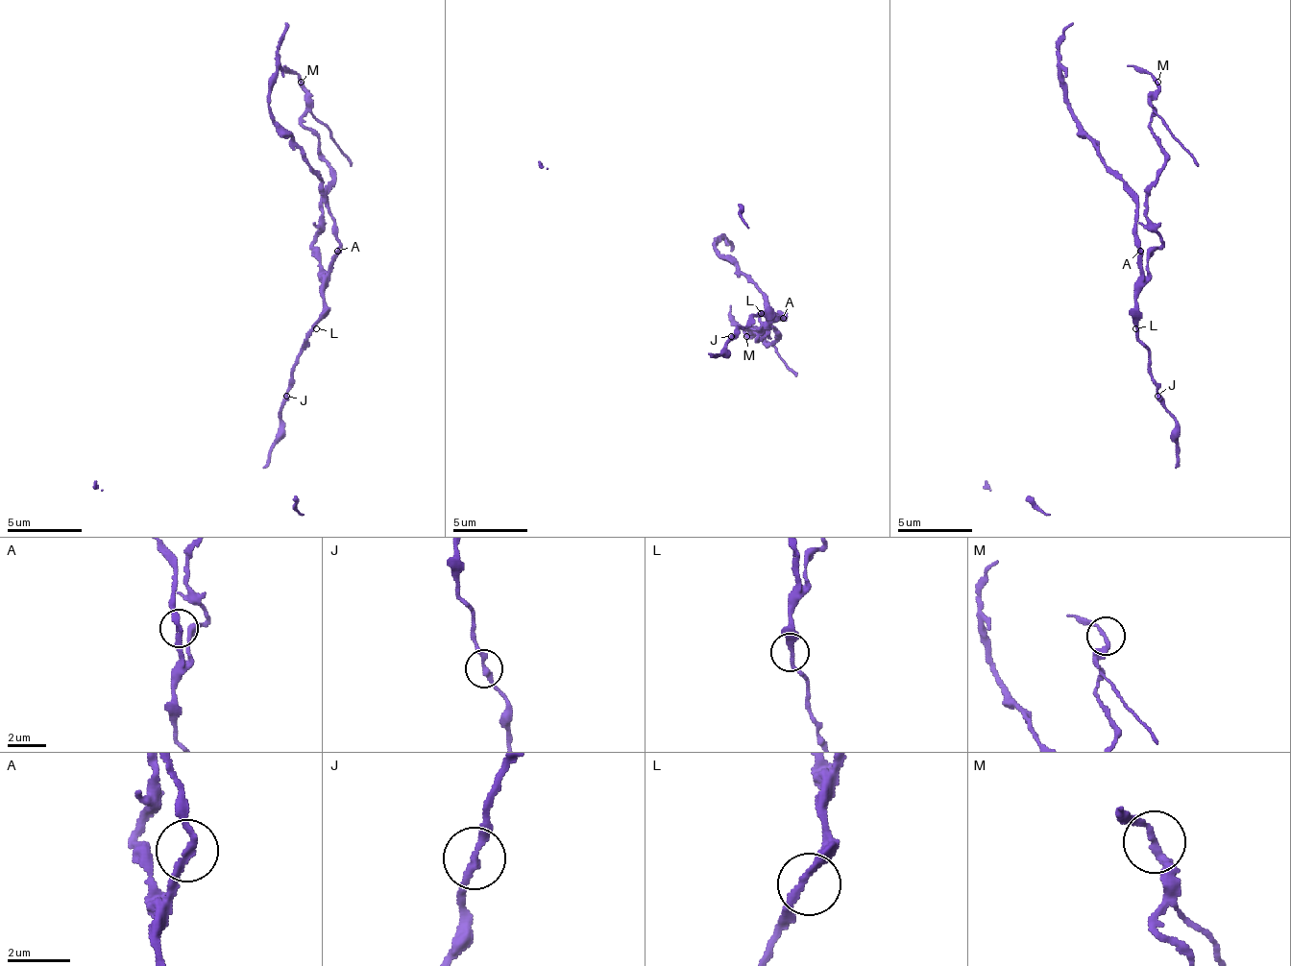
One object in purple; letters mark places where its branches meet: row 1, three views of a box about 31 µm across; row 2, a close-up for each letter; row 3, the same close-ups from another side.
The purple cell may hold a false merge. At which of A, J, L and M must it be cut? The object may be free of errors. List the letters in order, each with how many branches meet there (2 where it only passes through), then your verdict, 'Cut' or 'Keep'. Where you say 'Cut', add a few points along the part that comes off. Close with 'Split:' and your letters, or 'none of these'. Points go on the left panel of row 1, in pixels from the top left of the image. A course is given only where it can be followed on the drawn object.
A: Branches: 2. Keep
J: Branches: 2. Keep
L: Branches: 2. Keep
M: Branches: 2. Keep
Split: none of these

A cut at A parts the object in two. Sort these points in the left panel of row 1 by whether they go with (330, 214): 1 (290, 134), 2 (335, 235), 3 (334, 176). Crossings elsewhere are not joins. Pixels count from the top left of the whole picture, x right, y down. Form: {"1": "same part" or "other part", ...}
{"1": "same part", "2": "same part", "3": "other part"}

